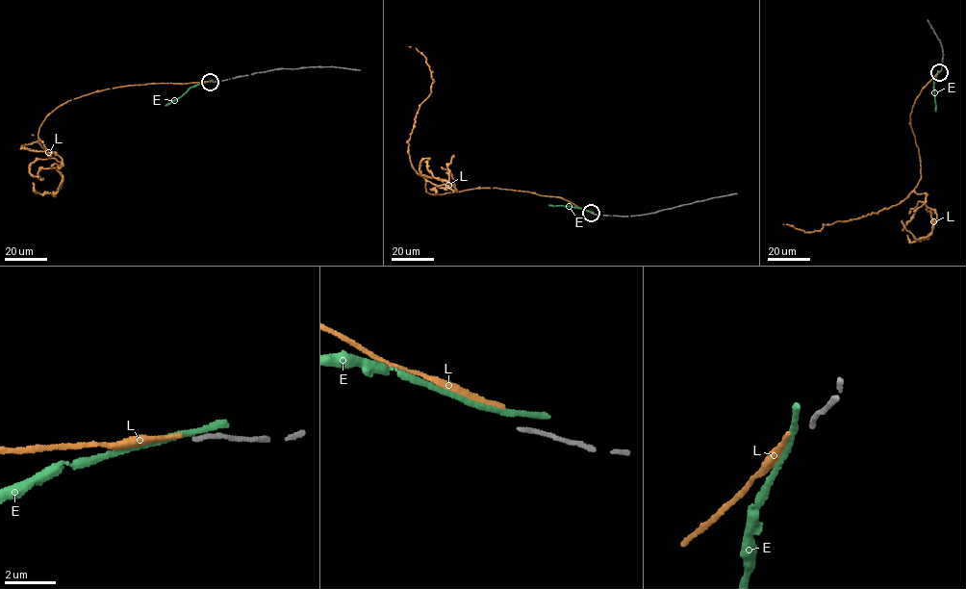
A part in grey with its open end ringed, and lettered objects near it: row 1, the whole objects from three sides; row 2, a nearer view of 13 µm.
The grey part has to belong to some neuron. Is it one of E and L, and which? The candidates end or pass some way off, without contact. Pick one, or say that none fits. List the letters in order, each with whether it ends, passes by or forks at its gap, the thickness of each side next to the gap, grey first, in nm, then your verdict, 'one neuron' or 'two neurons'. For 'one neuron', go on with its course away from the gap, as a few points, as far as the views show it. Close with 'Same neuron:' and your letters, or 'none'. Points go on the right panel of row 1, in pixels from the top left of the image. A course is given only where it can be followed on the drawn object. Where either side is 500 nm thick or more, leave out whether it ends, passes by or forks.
E: it passes by; calibres 160 and 240 nm; two neurons
L: it ends; calibres 160 and 180 nm; two neurons
Same neuron: none

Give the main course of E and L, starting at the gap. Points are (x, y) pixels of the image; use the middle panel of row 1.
E: (590, 212), (569, 206), (548, 205)
L: (590, 211), (528, 192), (425, 192), (408, 140), (433, 80), (426, 58), (409, 46)

